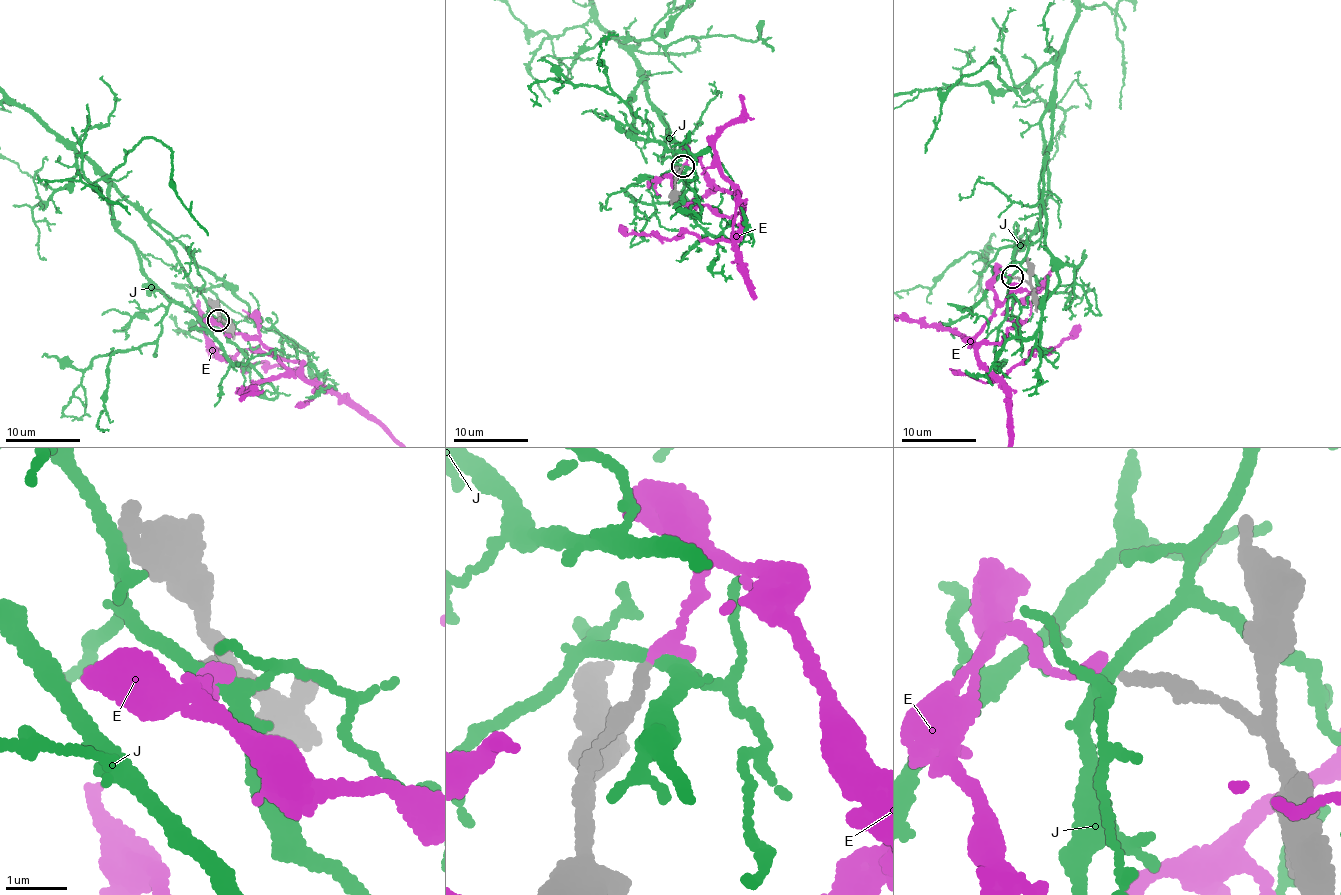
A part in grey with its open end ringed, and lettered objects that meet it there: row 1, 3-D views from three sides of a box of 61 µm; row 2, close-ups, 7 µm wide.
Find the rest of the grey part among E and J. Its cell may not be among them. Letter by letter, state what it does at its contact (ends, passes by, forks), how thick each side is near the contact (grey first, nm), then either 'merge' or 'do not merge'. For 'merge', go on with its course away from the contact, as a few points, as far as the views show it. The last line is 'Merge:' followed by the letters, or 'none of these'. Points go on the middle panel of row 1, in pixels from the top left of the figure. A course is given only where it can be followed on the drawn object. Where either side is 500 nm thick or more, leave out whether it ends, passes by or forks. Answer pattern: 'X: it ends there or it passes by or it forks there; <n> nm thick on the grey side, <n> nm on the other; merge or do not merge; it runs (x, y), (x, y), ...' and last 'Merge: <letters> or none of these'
E: it ends there; 180 nm thick on the grey side, 240 nm on the other; merge
J: it forks there; 180 nm thick on the grey side, 200 nm on the other; do not merge
Merge: E

